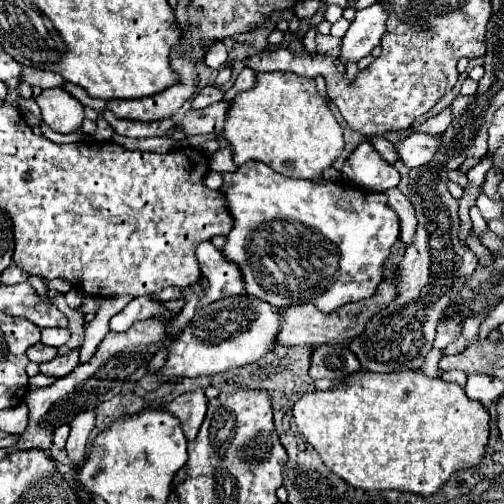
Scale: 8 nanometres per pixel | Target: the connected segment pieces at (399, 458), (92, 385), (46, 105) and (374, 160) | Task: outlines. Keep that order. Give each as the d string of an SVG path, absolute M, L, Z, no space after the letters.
M358 370L330 390L314 390L294 404L294 420L324 464L348 484L362 490L410 490L434 494L456 470L480 466L488 442L490 414L478 400L466 398L456 382L430 378L420 370L368 372Z
M184 298L168 300L168 302L164 302L164 308L168 310L166 314L148 318L148 320L138 320L128 328L128 332L122 332L122 334L108 332L90 362L76 366L70 374L66 374L64 378L58 378L48 388L30 388L30 392L26 394L26 400L24 400L28 406L28 428L20 434L18 444L10 446L8 452L28 450L28 448L50 450L52 432L58 426L68 424L70 418L74 418L74 414L78 414L86 408L96 408L98 404L120 394L124 382L142 380L148 372L146 368L148 368L150 360L154 358L154 354L172 342L172 338L166 336L166 324L182 312L184 304L186 304Z
M50 88L42 90L42 94L36 98L42 120L56 132L68 134L82 126L84 120L84 106L66 90L62 88Z
M368 140L360 142L356 150L348 156L342 166L342 174L352 184L370 192L384 192L398 186L400 182L400 174L396 172L396 168L388 164Z

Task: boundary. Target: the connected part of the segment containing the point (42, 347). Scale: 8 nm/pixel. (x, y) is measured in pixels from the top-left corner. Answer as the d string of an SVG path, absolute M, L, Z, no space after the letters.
M38 342L38 344L34 344L30 350L28 350L28 358L34 362L34 364L42 364L42 362L50 362L50 360L54 360L56 358L56 348L52 348L52 346L46 346L46 344L42 344L42 342Z

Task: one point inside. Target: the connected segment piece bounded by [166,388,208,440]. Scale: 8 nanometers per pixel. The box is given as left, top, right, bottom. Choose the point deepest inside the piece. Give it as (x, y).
(191, 408)

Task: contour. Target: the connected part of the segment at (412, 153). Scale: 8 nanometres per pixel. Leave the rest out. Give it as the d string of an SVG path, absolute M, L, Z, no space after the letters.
M410 134L396 144L398 160L402 160L408 168L426 164L434 156L434 150L438 150L438 138L440 136L432 134Z

